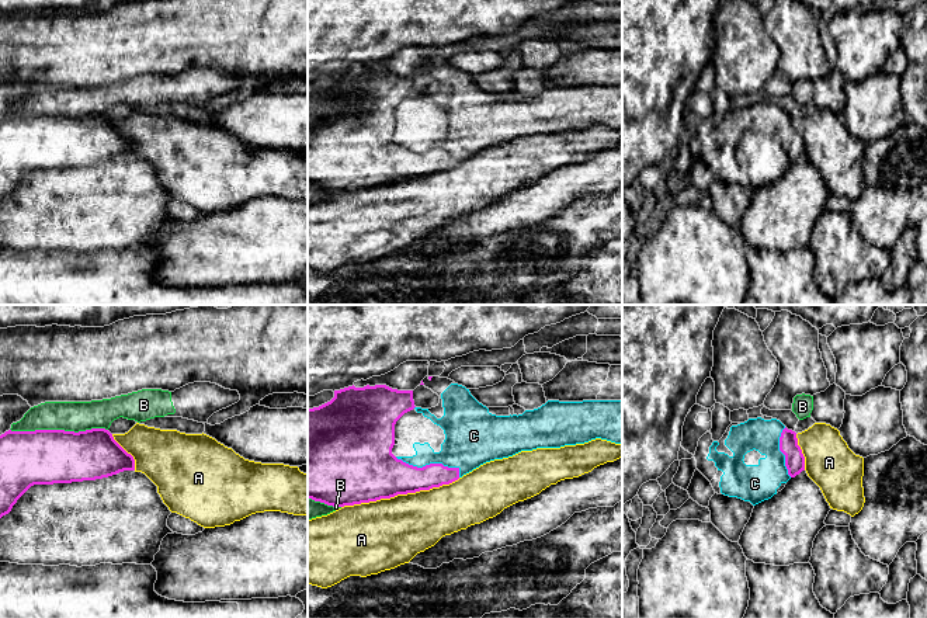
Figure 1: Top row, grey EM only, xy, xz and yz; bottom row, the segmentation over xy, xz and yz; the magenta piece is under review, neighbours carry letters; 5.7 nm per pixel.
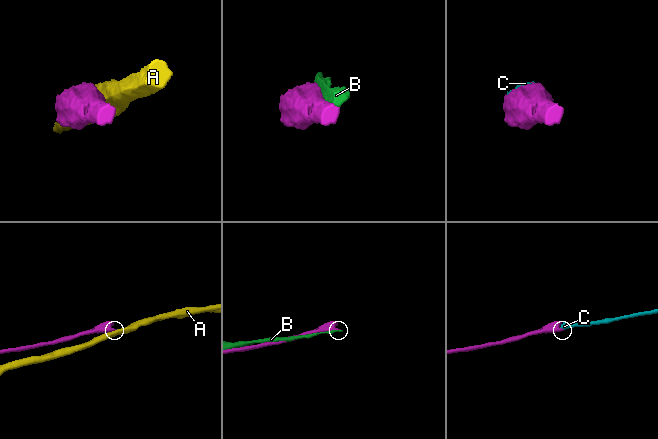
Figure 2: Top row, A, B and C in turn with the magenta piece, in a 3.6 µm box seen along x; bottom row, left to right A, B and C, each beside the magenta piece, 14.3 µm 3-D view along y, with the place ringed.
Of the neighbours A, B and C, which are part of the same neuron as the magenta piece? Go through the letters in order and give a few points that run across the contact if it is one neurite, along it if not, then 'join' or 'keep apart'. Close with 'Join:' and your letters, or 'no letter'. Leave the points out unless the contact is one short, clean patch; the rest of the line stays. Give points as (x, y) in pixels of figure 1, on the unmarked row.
A: keep apart
B: keep apart
C: join
Join: C

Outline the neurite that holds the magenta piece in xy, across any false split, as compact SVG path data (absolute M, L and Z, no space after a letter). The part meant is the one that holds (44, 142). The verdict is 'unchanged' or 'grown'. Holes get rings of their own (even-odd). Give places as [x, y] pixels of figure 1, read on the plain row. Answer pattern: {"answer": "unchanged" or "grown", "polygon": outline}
{"answer": "unchanged", "polygon": "M105 114L86 117L35 115L6 117L0 121L0 204L34 170L96 166L135 156L135 145Z"}

